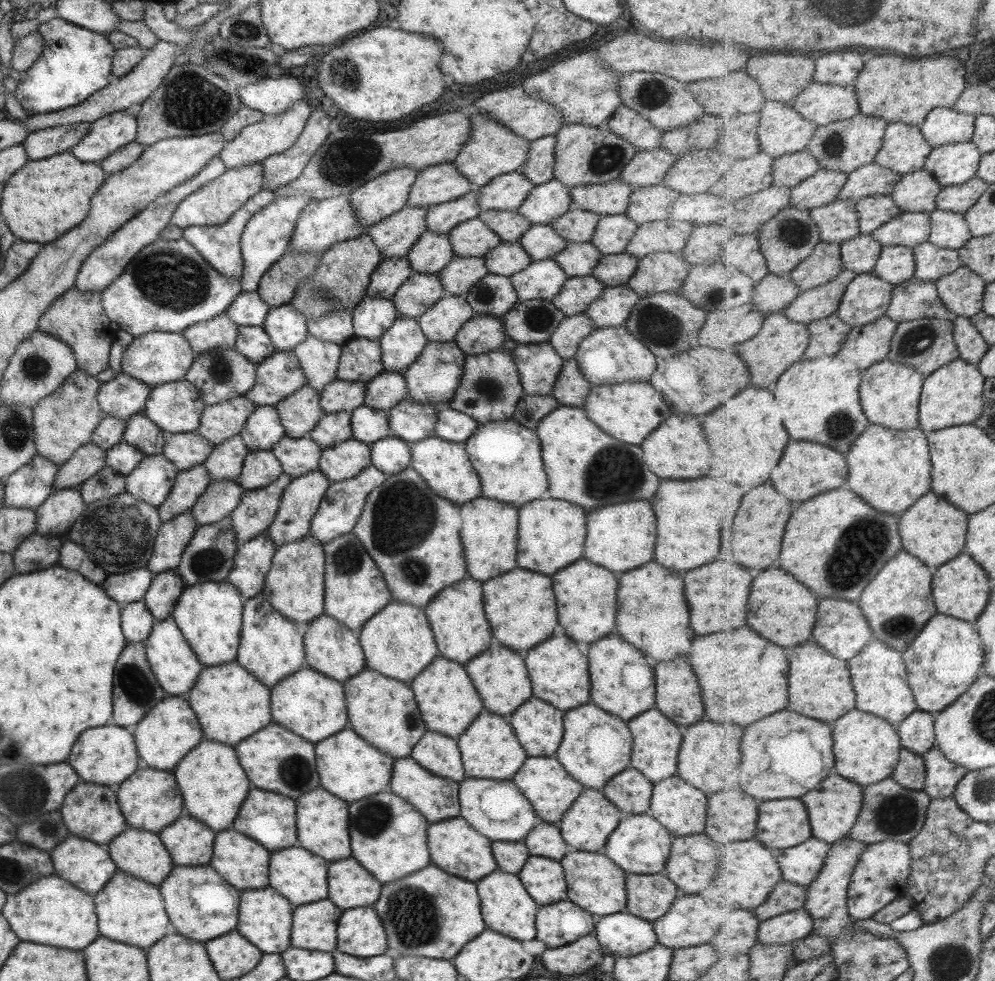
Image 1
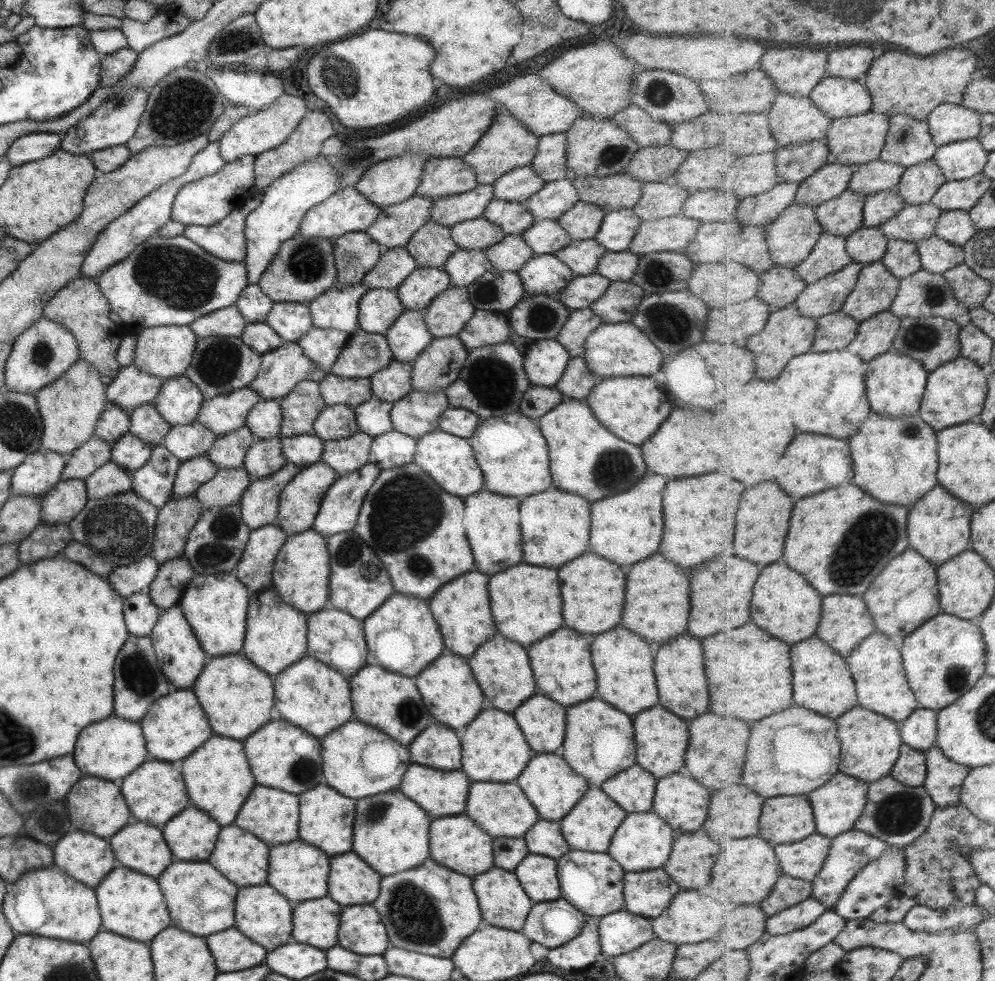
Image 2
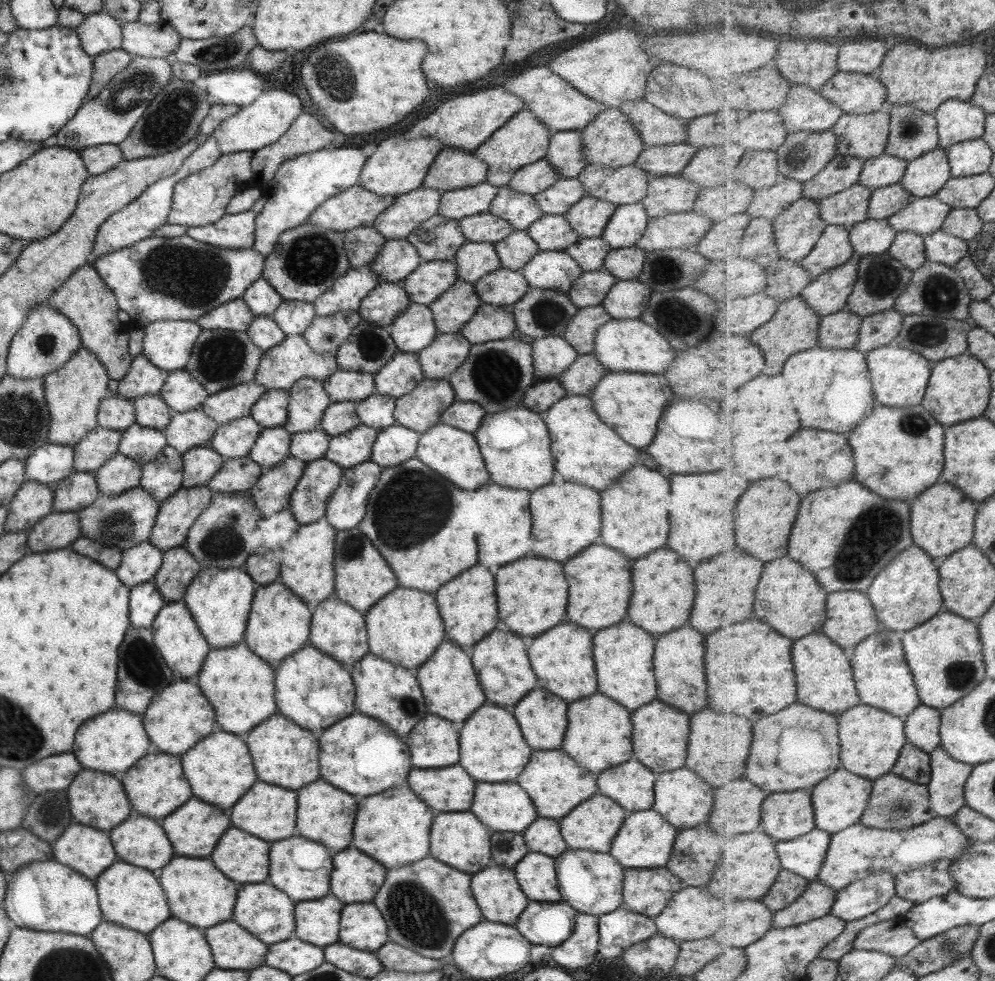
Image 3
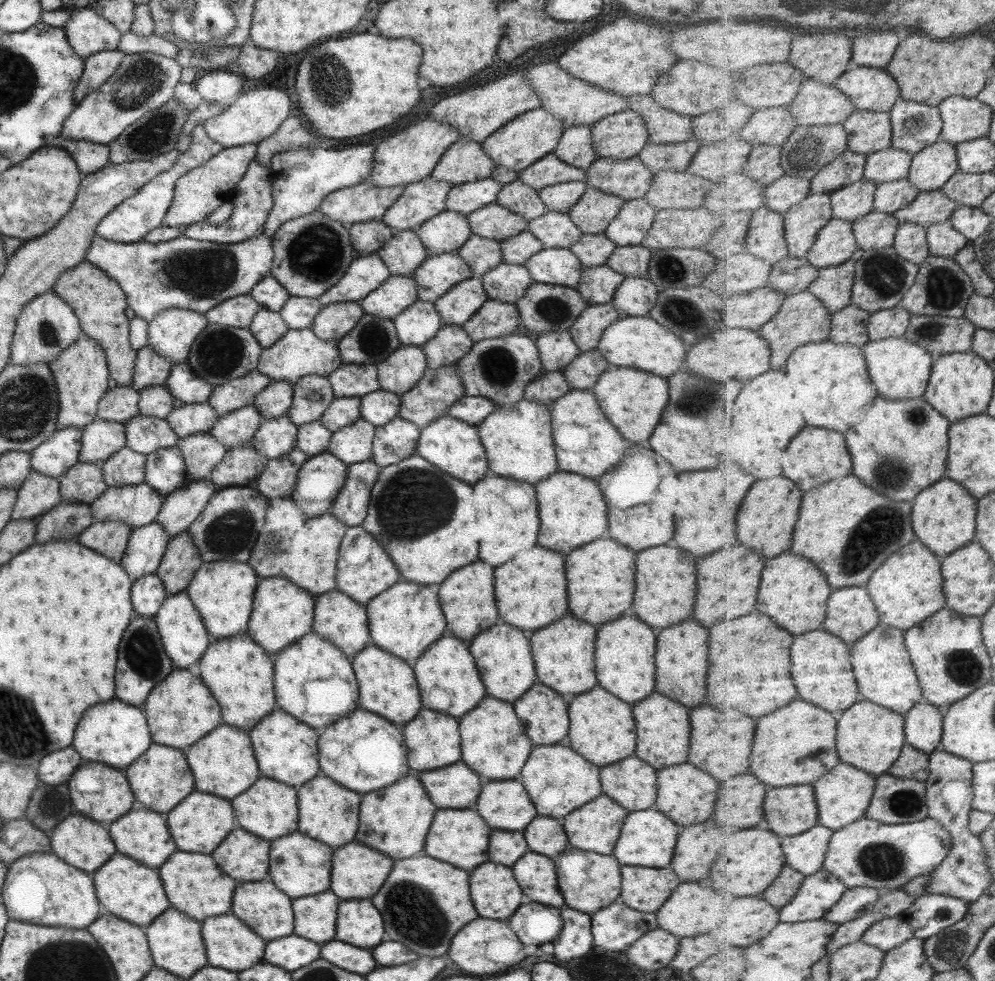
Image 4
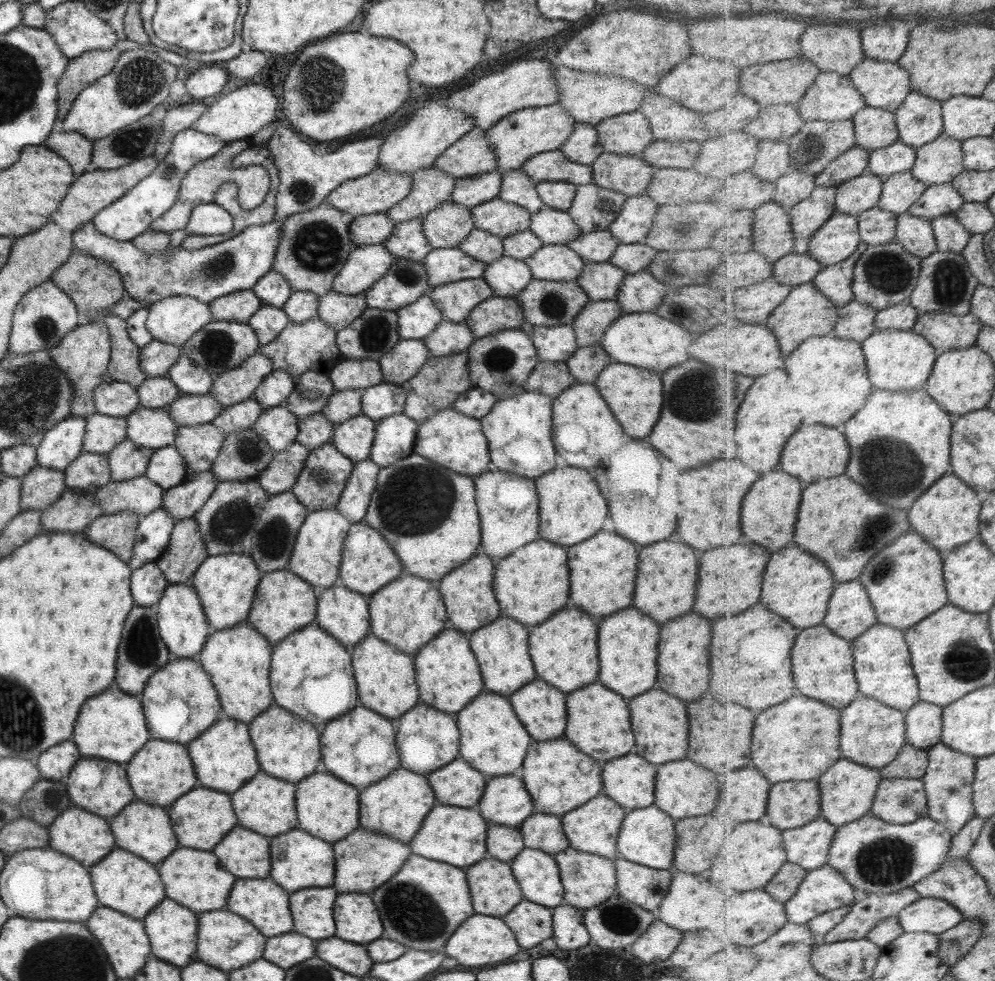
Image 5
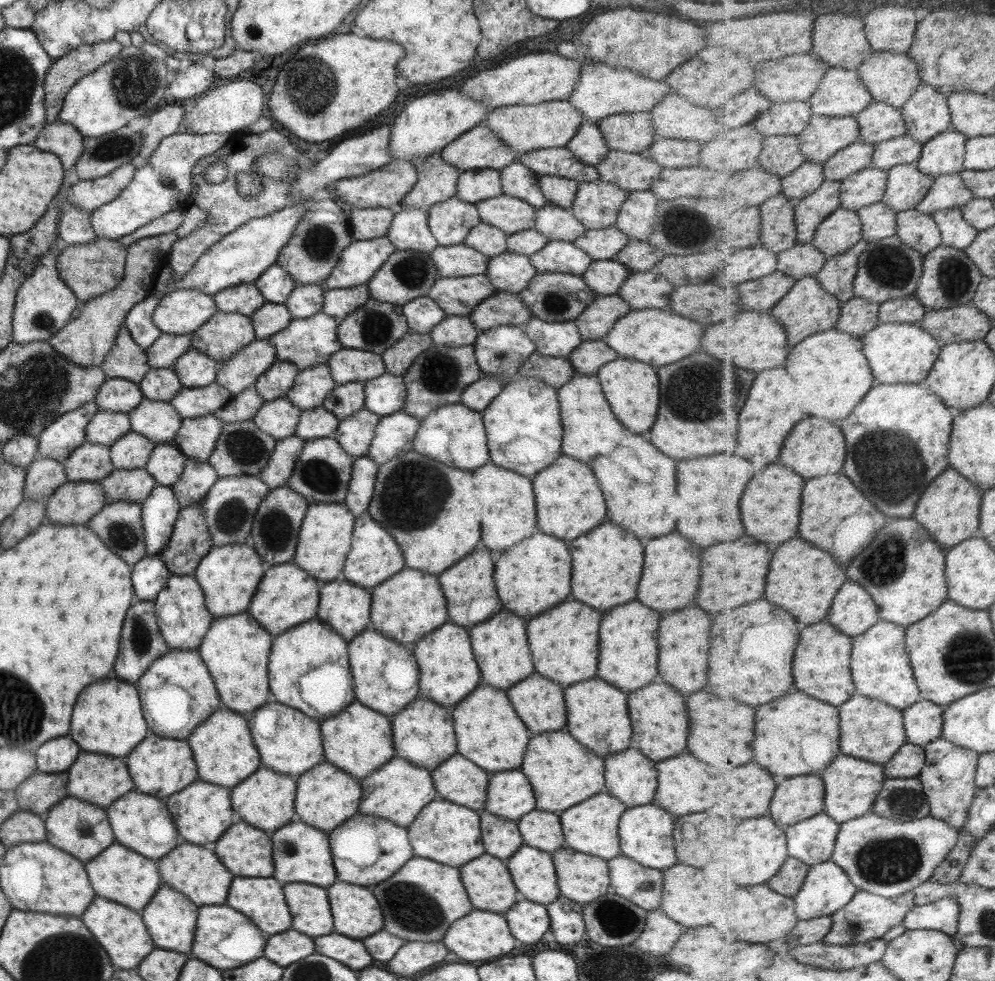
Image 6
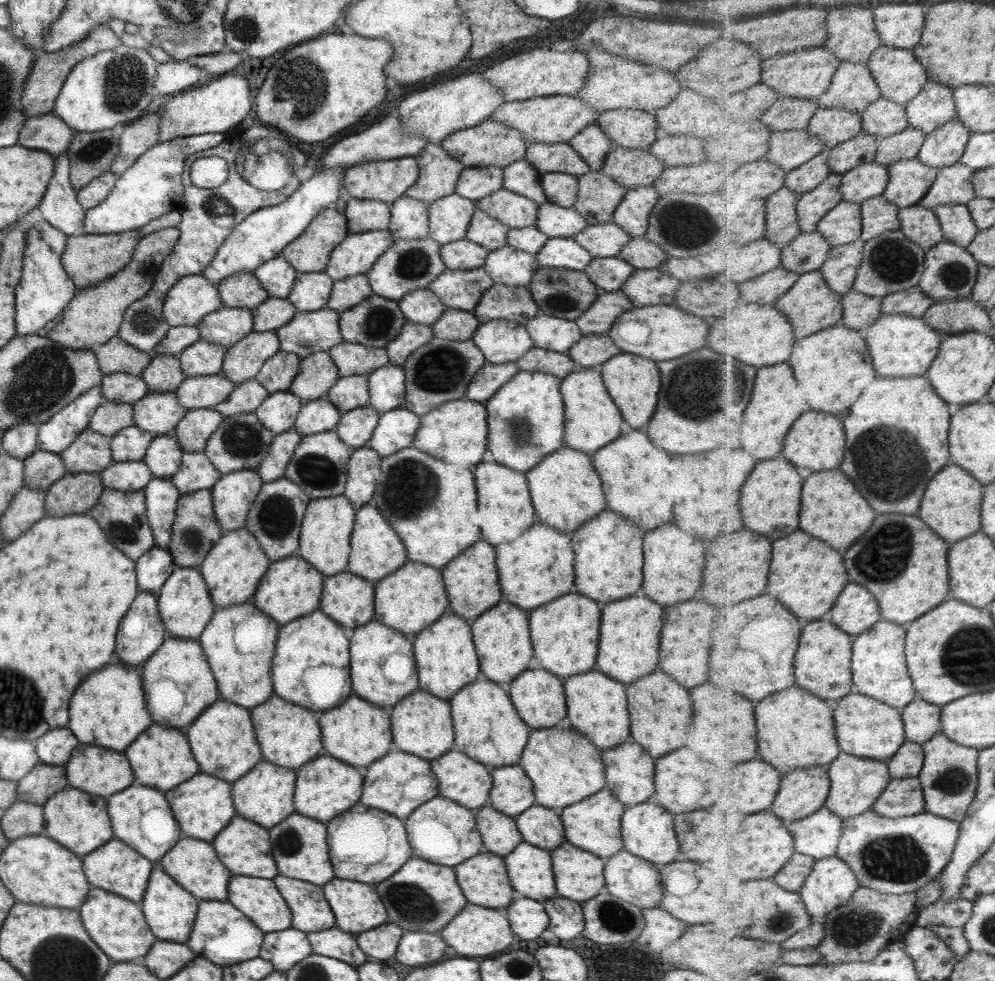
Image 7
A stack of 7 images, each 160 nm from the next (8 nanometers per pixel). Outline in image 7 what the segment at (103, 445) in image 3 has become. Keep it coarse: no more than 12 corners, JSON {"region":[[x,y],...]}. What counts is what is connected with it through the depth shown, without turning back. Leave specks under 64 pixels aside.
{"region":[[102,401],[88,423],[101,436],[133,425],[132,406]]}

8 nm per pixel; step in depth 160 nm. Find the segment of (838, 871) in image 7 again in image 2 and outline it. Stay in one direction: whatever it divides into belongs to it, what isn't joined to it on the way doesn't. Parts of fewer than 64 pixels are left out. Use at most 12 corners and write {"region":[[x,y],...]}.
{"region":[[813,896],[769,917],[766,932],[791,934],[829,911]]}

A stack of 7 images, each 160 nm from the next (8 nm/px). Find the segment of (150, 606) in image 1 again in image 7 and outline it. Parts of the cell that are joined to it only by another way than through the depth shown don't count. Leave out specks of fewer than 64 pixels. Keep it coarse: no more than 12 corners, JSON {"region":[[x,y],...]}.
{"region":[[210,489],[177,499],[165,549],[197,568],[222,534]]}

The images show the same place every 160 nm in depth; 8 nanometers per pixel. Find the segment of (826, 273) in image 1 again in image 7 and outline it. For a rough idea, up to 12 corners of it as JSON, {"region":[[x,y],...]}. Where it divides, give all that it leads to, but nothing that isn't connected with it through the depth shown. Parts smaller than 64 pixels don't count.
{"region":[[846,201],[818,231],[832,247],[861,239],[862,204]]}

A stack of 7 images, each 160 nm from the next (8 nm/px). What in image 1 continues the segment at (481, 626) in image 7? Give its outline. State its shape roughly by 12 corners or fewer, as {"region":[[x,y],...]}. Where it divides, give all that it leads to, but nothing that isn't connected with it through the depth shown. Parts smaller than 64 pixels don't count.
{"region":[[491,640],[463,667],[483,706],[507,716],[531,698],[523,660]]}

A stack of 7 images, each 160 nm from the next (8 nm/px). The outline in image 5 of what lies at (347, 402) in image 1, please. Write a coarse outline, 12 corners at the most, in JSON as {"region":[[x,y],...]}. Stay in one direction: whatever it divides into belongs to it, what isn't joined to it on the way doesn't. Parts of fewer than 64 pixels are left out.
{"region":[[342,358],[327,377],[334,390],[381,382],[373,360]]}

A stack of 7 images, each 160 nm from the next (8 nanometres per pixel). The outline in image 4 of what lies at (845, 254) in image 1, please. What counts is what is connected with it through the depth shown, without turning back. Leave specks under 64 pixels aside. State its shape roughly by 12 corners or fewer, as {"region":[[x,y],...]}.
{"region":[[874,211],[853,223],[863,251],[893,247],[900,222]]}

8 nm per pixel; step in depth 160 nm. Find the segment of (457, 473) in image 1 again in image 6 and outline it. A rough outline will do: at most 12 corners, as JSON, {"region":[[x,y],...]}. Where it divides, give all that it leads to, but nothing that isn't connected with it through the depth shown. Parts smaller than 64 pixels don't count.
{"region":[[461,404],[420,421],[412,450],[475,470],[489,460],[482,416]]}

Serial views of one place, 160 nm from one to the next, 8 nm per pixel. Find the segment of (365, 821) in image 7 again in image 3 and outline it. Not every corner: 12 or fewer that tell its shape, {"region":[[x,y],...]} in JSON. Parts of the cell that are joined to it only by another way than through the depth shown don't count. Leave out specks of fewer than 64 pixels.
{"region":[[349,846],[333,856],[329,892],[371,902],[386,868]]}

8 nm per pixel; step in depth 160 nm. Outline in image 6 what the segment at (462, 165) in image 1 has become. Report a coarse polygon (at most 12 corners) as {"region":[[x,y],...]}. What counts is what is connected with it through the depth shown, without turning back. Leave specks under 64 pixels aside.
{"region":[[566,100],[500,106],[483,124],[510,147],[564,147],[582,122]]}

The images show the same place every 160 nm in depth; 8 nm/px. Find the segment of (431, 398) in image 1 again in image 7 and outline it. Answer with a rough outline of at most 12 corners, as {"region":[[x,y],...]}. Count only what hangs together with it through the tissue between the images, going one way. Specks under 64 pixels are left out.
{"region":[[446,308],[430,327],[435,338],[463,342],[478,325],[472,313]]}

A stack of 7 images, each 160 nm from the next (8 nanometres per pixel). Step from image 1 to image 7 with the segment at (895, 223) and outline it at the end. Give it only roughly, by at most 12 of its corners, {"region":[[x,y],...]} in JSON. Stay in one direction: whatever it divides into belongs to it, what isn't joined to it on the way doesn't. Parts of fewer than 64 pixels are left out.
{"region":[[961,161],[940,169],[919,204],[966,205],[976,170]]}

